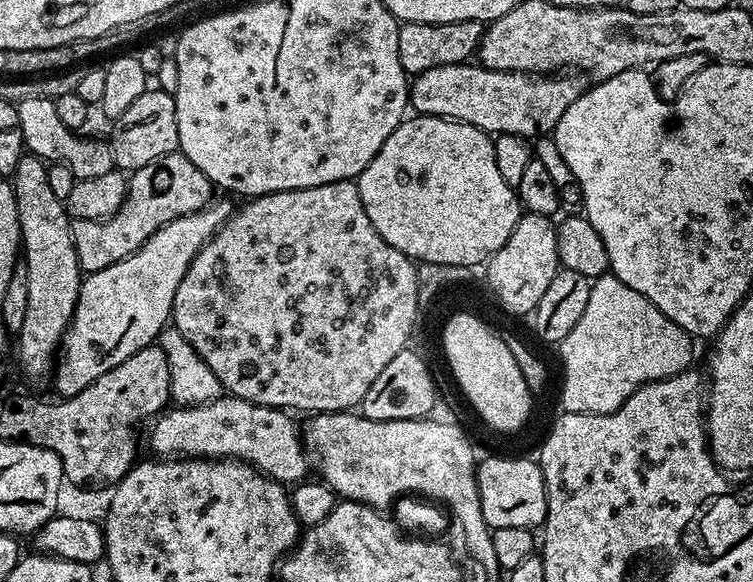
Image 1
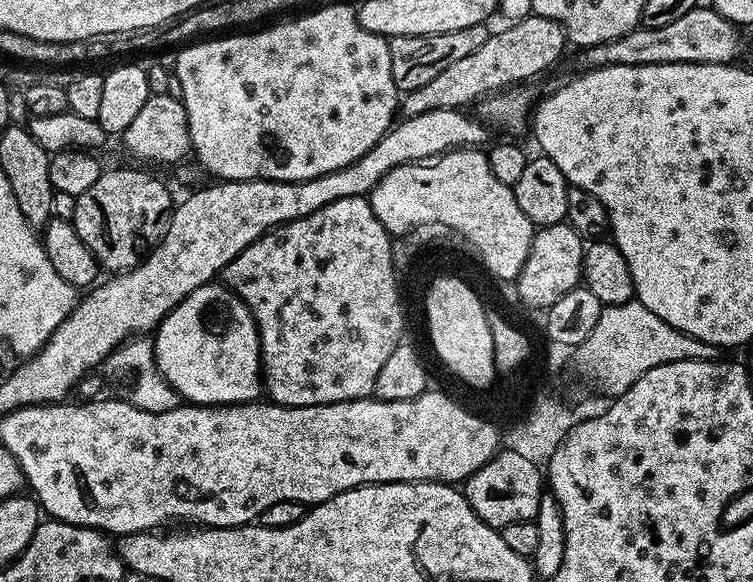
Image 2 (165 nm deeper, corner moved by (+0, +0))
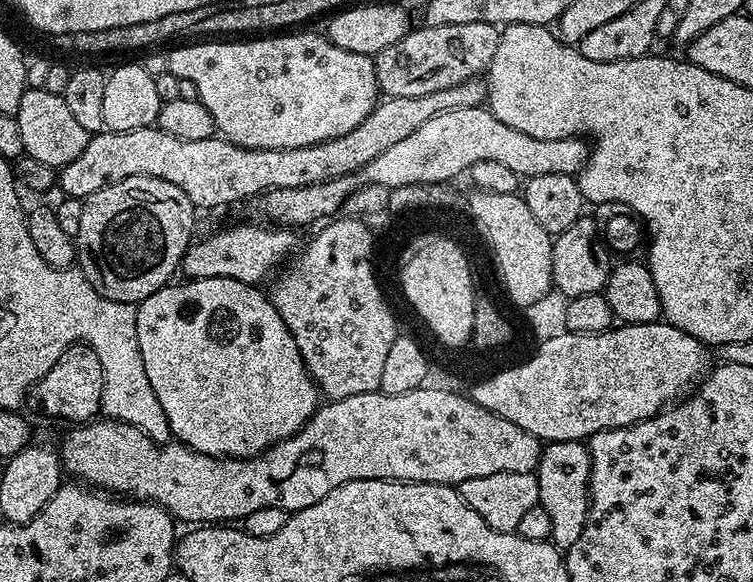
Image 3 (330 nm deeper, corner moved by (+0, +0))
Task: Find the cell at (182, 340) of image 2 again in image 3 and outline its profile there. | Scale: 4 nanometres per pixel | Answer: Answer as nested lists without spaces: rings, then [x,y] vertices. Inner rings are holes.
[[[188,278],[185,284],[169,282],[163,288],[159,288],[150,298],[140,301],[136,309],[136,325],[138,326],[138,349],[142,354],[143,365],[146,368],[146,378],[150,378],[150,386],[154,386],[154,394],[158,402],[162,402],[162,410],[166,414],[166,422],[170,426],[172,436],[179,443],[185,444],[196,452],[207,456],[219,456],[221,458],[247,458],[257,455],[266,448],[271,448],[279,440],[297,432],[318,407],[318,389],[312,383],[312,376],[306,370],[302,362],[302,354],[298,354],[298,346],[286,330],[286,322],[274,310],[271,299],[260,293],[261,289],[254,284],[247,284],[234,278]]]

